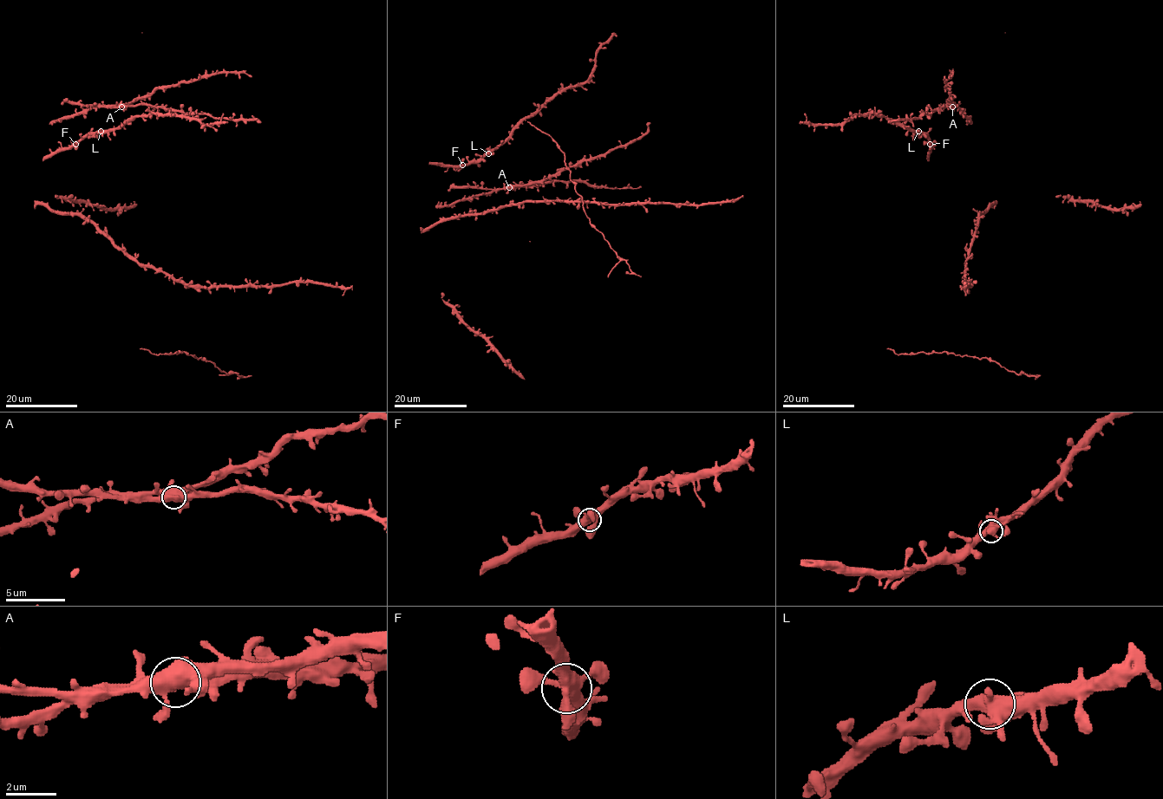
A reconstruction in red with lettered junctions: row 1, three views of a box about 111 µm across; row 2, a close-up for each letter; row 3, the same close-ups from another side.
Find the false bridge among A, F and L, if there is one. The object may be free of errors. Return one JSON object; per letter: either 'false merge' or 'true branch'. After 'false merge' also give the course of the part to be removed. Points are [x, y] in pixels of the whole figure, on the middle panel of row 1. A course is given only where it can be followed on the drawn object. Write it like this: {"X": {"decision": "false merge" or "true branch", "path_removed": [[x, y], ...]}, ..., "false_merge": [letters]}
{"A": {"decision": "true branch"}, "F": {"decision": "true branch"}, "L": {"decision": "true branch"}, "false_merge": []}

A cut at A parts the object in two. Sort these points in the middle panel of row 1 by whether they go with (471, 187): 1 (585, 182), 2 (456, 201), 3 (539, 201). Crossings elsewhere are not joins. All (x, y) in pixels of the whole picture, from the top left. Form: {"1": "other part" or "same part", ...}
{"1": "other part", "2": "other part", "3": "other part"}

